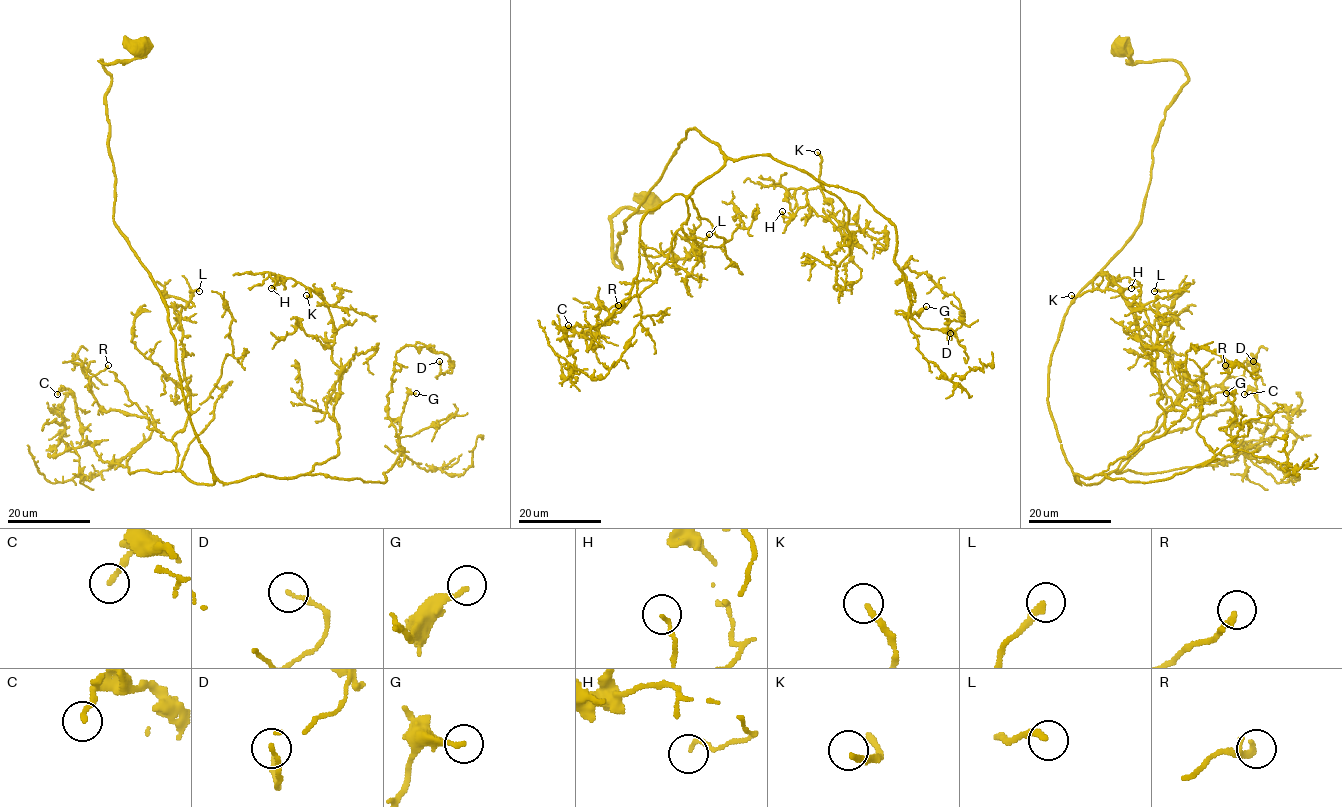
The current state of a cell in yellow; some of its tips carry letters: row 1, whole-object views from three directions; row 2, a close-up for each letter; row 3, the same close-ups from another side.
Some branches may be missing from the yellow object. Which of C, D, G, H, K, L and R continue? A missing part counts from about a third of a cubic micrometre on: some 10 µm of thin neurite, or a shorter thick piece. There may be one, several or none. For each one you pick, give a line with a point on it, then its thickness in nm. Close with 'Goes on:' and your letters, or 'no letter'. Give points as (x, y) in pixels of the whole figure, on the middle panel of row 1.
Goes on: no letter

